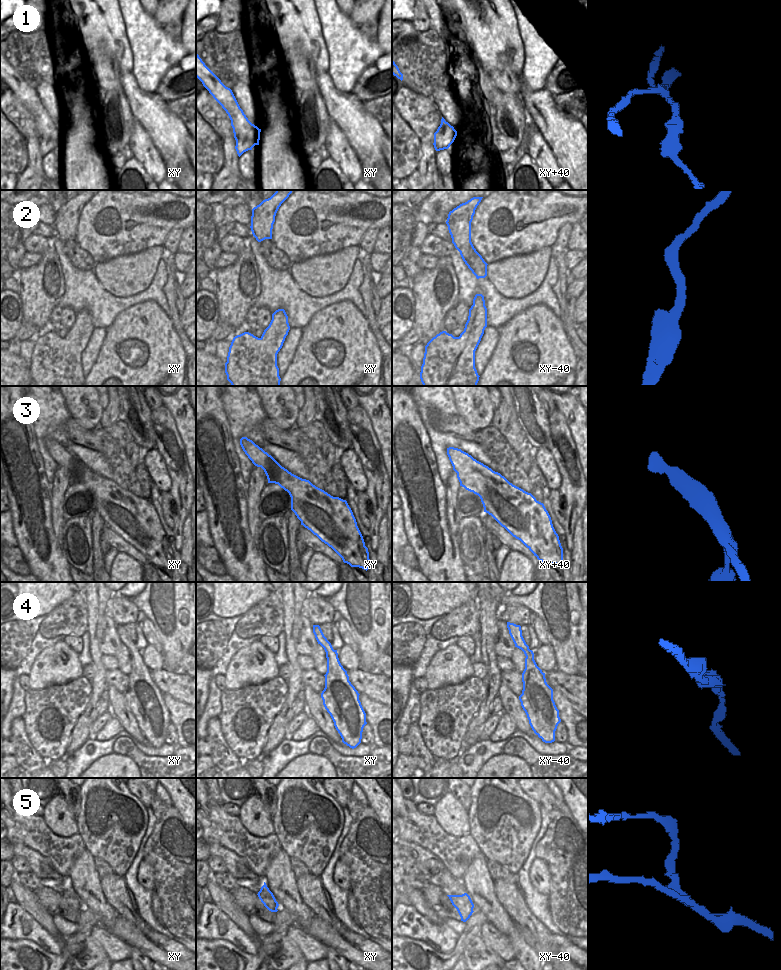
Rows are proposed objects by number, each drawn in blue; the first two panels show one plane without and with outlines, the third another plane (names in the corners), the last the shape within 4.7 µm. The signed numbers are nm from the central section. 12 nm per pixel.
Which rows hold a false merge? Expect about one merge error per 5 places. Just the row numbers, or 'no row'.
1

